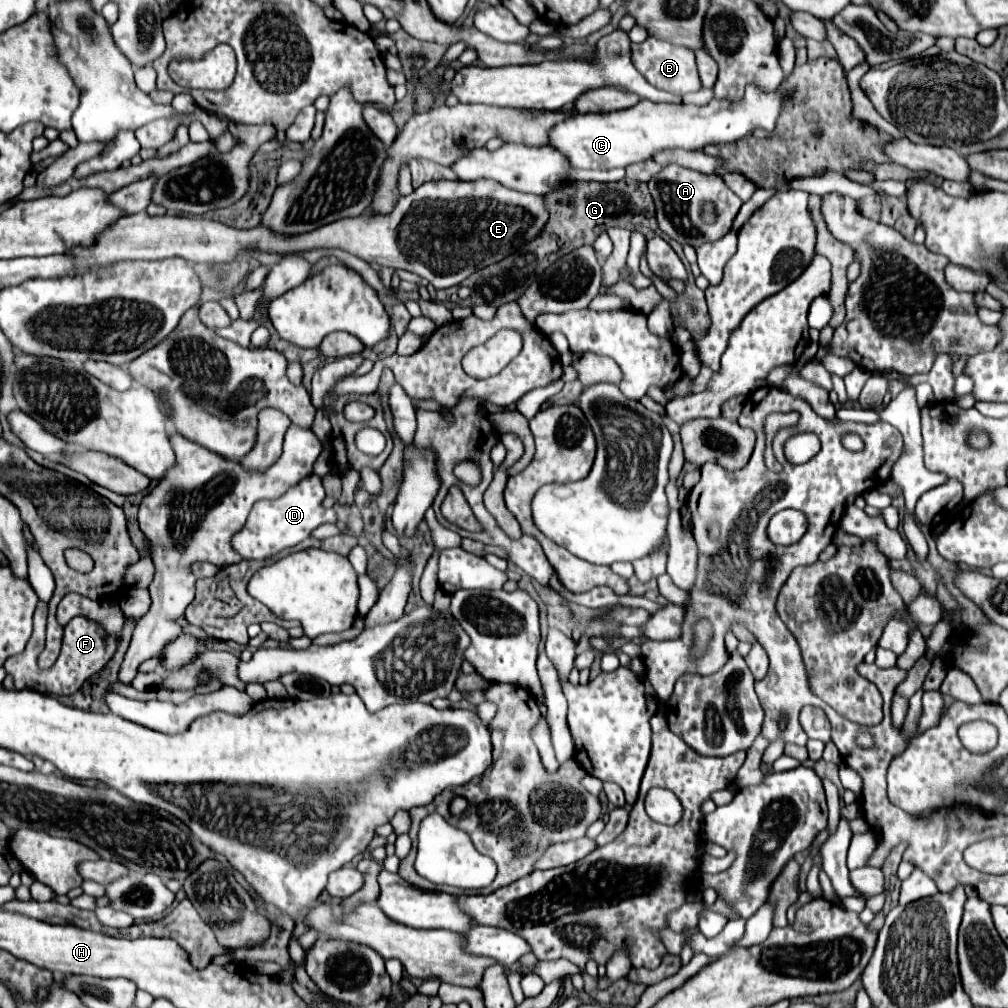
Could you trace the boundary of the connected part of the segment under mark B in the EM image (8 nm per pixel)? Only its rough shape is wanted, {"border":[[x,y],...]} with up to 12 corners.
{"border":[[656,37],[632,43],[632,63],[658,89],[702,87],[694,51]]}

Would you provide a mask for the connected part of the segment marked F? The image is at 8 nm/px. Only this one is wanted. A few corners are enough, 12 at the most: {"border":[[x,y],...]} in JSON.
{"border":[[46,603],[34,631],[4,669],[16,689],[72,695],[98,673],[118,639],[94,621],[74,617],[62,651],[48,669],[44,651]]}

